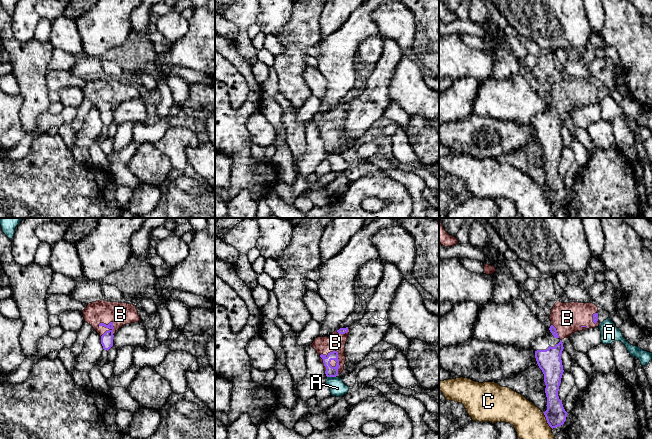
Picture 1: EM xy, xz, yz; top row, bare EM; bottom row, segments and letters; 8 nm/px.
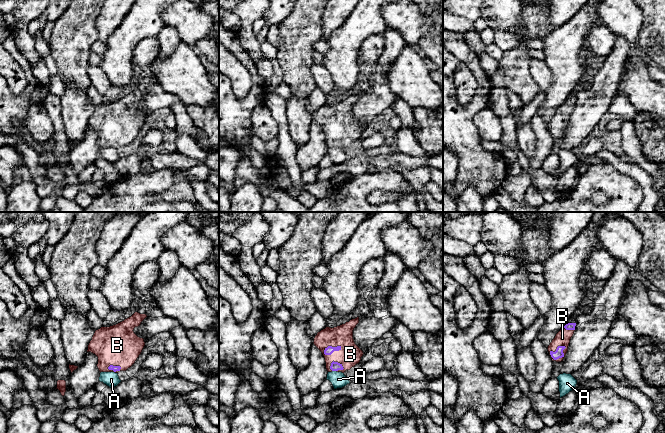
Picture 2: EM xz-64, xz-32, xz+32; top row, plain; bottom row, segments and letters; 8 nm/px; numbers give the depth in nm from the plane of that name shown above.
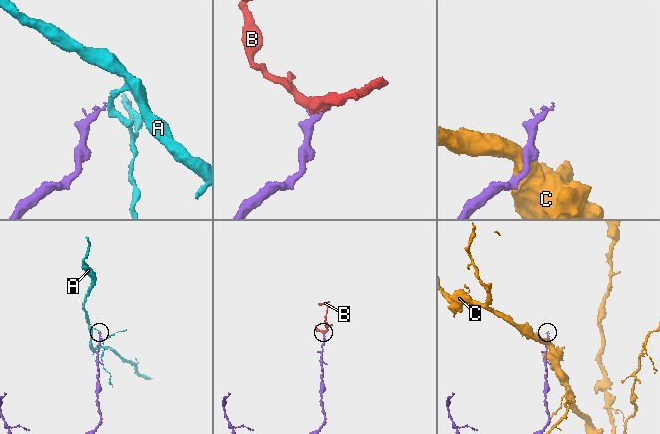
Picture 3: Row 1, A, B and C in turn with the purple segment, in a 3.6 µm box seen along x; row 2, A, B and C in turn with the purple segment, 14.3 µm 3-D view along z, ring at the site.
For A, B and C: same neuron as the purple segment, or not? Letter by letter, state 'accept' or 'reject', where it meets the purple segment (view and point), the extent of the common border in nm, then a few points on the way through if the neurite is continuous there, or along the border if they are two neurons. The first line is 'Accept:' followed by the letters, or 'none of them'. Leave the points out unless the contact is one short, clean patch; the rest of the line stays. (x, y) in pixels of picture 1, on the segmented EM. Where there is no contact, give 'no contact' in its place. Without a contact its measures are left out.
Accept: B
A: reject; meets purple in xz at (331, 376); contact 70 nm long; border along xz (327, 376), (335, 377)
B: accept; meets purple in xz at (337, 355); contact 220 nm long; runs through xz (330, 371), (335, 365), (337, 355), (335, 342)
C: reject; meets purple in yz at (546, 419); contact 160 nm long; border along yz (542, 412), (546, 422), (552, 428)

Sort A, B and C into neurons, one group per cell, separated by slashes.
A / B / C

